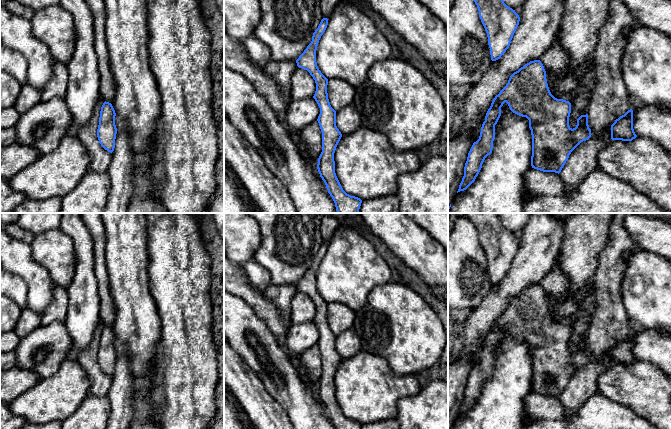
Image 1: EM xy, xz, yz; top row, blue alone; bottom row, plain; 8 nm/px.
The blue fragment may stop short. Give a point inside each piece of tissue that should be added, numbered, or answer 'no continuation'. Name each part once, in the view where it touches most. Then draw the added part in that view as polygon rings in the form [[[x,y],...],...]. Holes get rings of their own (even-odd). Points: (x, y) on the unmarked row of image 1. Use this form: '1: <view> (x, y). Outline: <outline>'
no continuation

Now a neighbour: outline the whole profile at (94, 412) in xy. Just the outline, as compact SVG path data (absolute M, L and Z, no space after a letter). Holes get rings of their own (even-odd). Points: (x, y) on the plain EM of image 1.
M87 396L79 408L62 422L62 429L106 429L111 415L108 396Z

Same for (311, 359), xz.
M318 345L305 351L301 355L301 362L308 371L311 380L318 383L322 376L322 356Z

